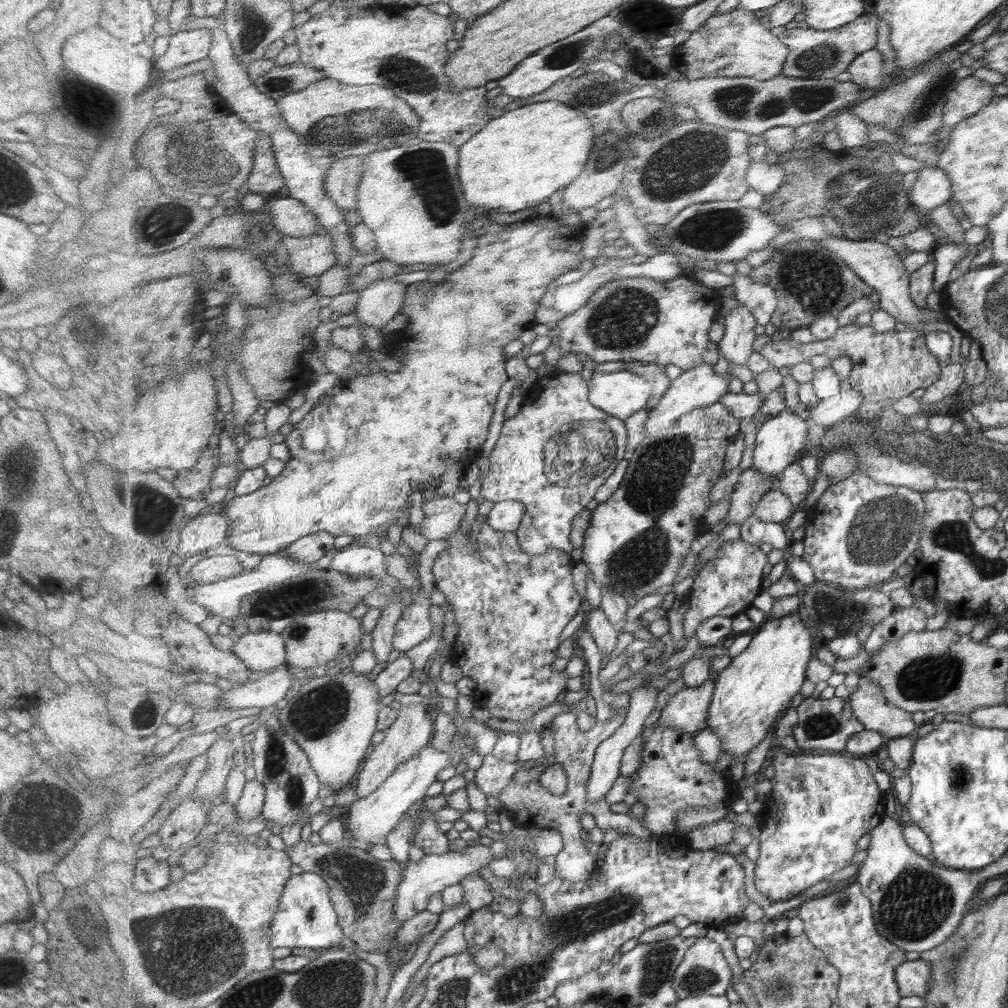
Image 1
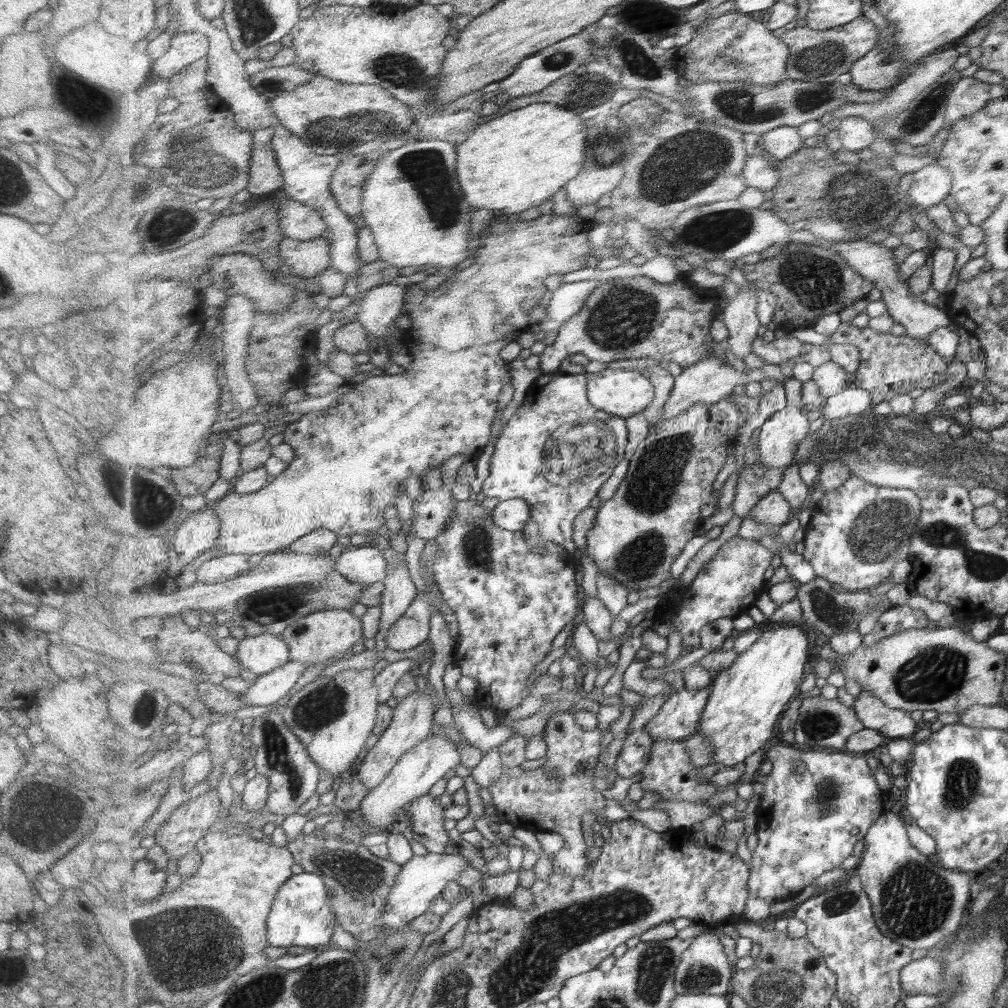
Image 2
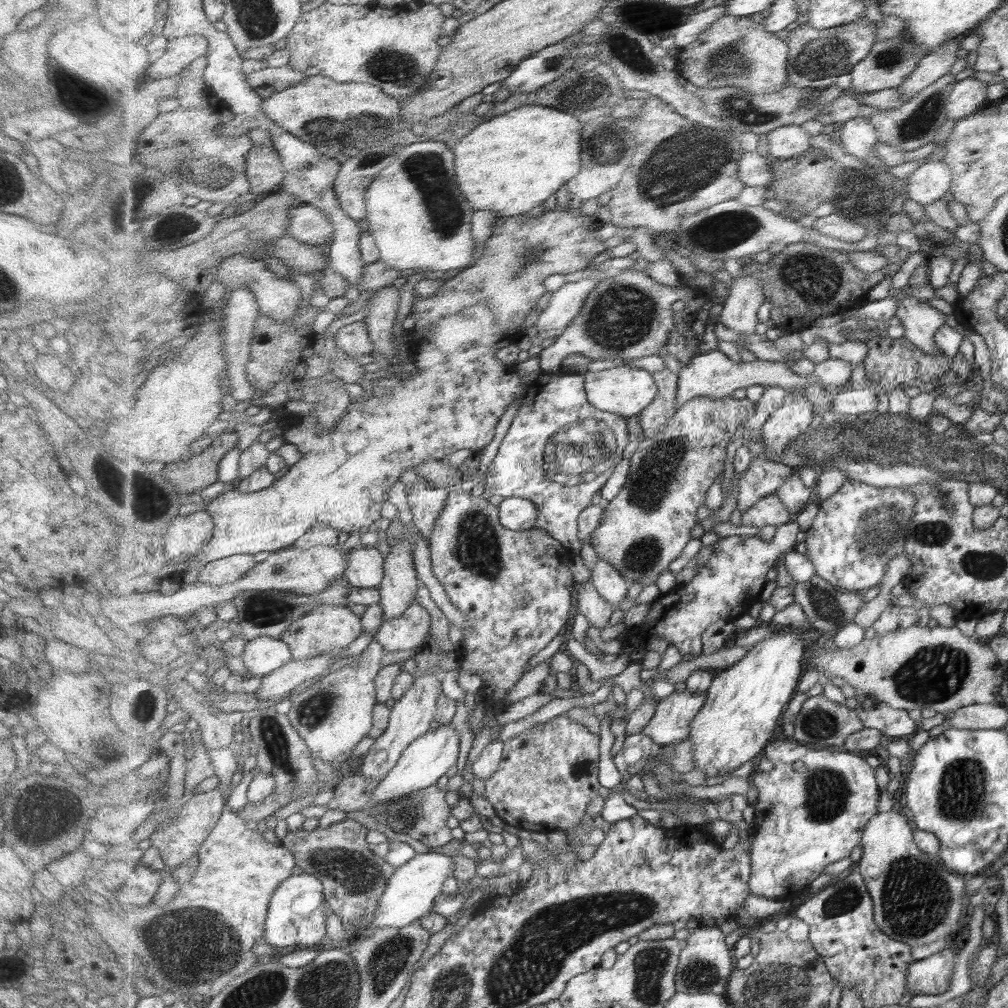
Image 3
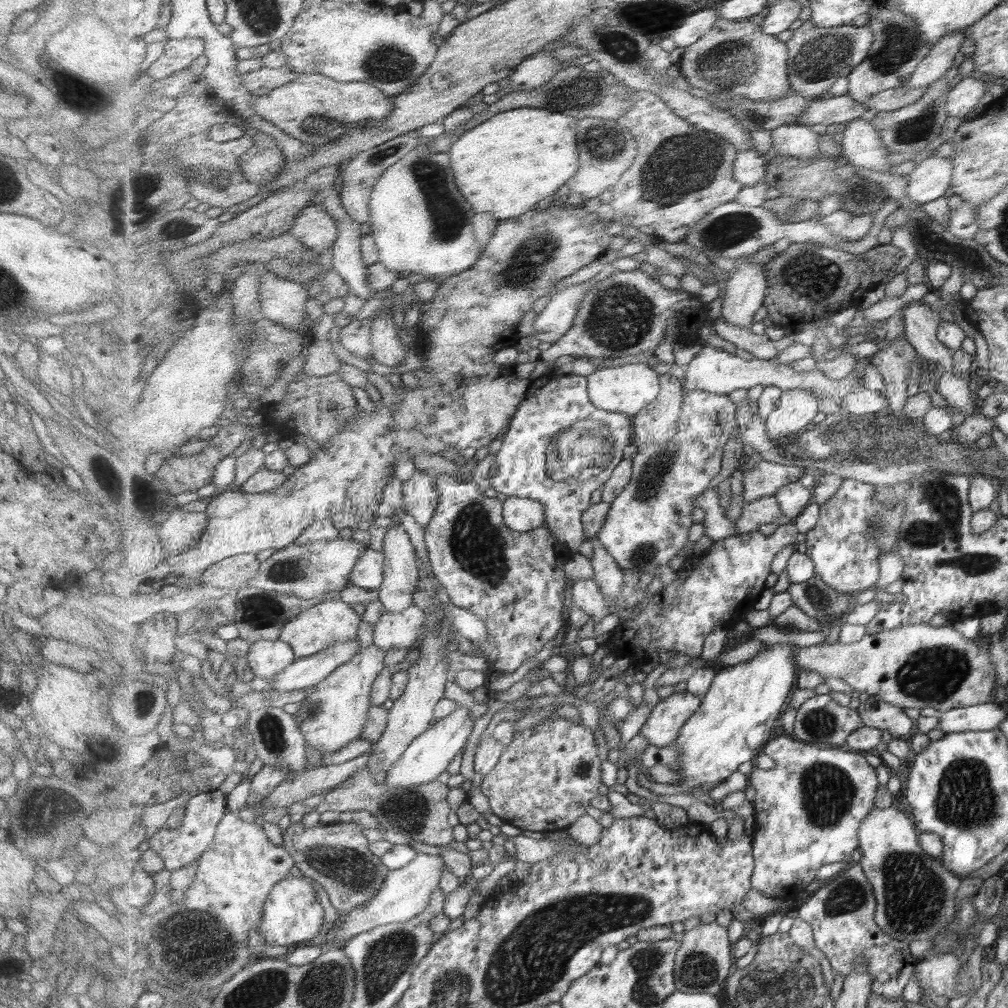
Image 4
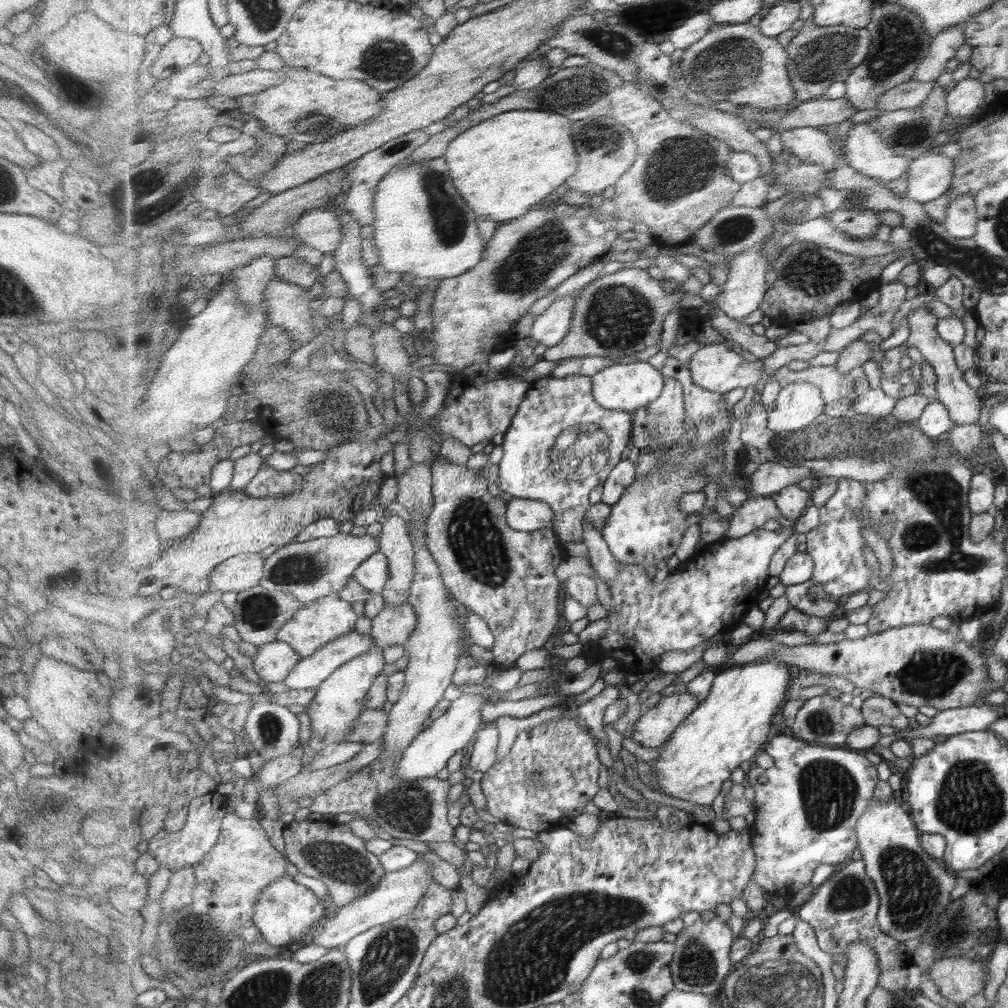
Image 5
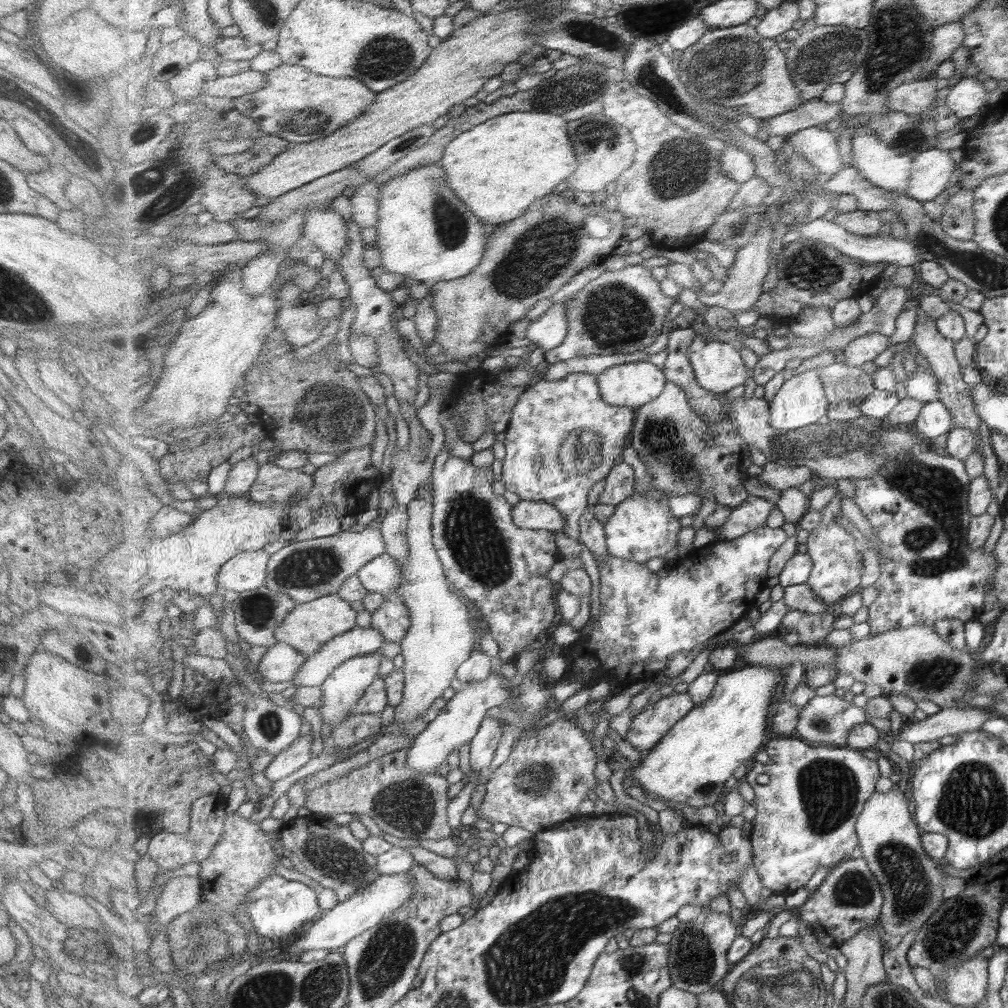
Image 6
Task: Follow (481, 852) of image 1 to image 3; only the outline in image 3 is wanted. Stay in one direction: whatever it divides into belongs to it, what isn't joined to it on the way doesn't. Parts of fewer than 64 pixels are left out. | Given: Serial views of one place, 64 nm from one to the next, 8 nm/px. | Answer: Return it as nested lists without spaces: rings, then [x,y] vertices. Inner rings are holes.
[[[427,852],[416,854],[411,862],[401,866],[389,879],[385,894],[377,903],[375,917],[367,921],[370,931],[379,927],[403,928],[432,911],[436,898],[442,893],[443,883],[455,874],[455,862],[451,856]]]

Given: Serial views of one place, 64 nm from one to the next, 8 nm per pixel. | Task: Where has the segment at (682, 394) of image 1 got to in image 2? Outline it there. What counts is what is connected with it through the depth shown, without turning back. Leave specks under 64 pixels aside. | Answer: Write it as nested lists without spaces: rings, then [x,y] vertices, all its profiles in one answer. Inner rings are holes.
[[[709,356],[705,360],[698,362],[698,364],[683,369],[681,375],[676,378],[672,395],[669,396],[669,400],[667,400],[667,404],[665,404],[665,412],[661,414],[661,420],[654,426],[663,426],[669,419],[687,411],[689,407],[695,404],[710,405],[719,402],[731,396],[731,392],[733,392],[739,384],[763,382],[763,380],[767,380],[767,378],[773,378],[773,380],[777,380],[778,383],[785,385],[785,382],[789,382],[789,378],[792,378],[792,376],[785,376],[783,370],[781,370],[781,366],[766,362],[759,368],[746,368],[746,373],[745,371],[738,372],[733,366],[729,366],[727,362],[723,362],[719,356]]]

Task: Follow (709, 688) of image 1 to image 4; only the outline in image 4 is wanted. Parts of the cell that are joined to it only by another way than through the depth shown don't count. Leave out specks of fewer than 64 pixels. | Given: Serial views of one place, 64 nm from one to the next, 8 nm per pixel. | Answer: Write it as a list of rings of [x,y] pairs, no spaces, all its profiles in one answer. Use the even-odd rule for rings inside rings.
[[[688,691],[661,699],[641,727],[640,736],[655,747],[673,746],[685,724],[700,711],[701,704],[702,699]]]

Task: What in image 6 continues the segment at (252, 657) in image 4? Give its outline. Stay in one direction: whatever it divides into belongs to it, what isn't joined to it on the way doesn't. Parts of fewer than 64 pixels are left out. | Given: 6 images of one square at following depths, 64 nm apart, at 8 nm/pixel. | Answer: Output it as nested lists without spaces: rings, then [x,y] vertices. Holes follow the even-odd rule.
[[[283,642],[267,648],[258,664],[264,680],[273,683],[293,682],[297,679],[308,657]]]

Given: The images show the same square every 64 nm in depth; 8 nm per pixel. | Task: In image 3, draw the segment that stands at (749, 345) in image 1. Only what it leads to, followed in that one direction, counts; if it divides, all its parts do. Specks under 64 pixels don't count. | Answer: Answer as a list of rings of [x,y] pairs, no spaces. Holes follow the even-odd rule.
[[[742,272],[742,276],[735,278],[727,292],[720,296],[723,300],[721,322],[741,333],[755,333],[759,324],[757,312],[765,302],[763,298],[767,296],[756,276]]]

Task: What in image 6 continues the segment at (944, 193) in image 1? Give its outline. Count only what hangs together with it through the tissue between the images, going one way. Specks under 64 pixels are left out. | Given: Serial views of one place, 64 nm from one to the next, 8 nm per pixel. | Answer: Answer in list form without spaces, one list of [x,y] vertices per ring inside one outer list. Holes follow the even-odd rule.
[[[934,148],[914,154],[914,157],[915,171],[908,196],[921,203],[936,200],[952,186],[960,155]]]

